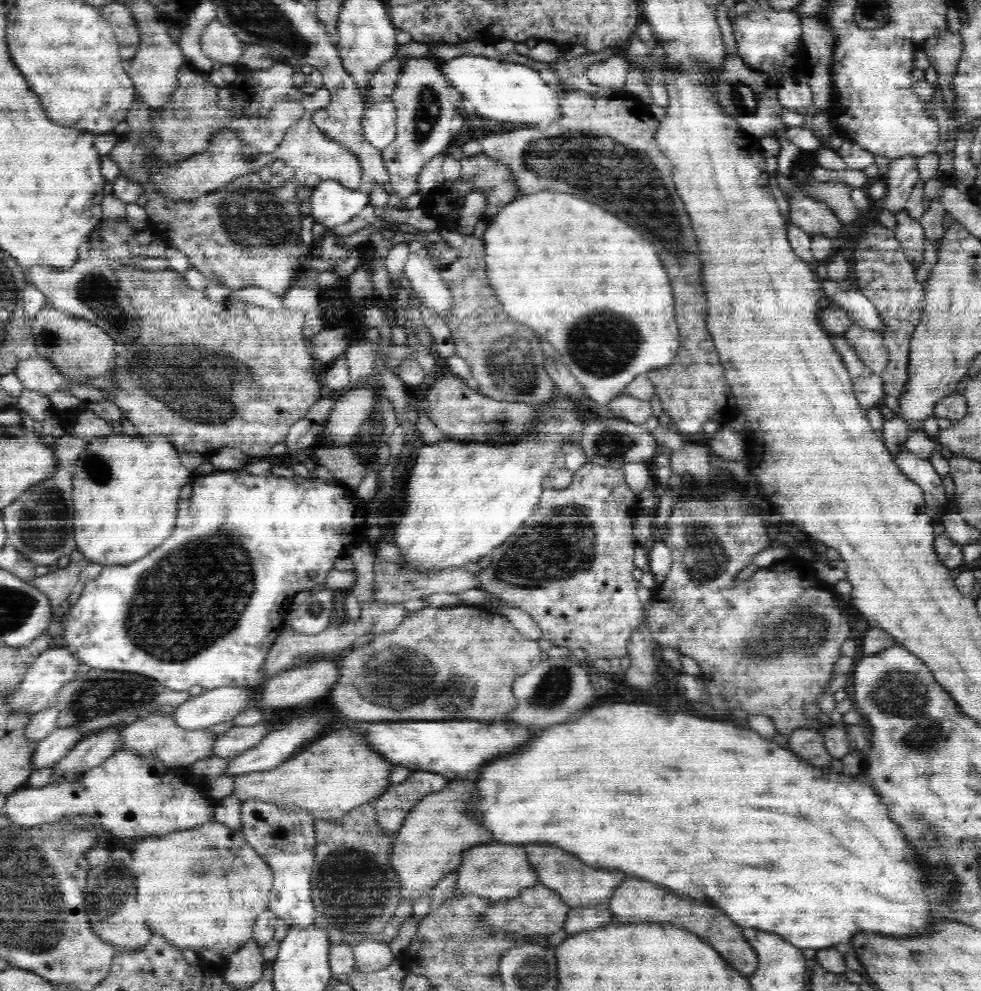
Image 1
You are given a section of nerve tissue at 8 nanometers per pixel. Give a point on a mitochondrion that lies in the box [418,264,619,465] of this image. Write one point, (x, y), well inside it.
(514, 367)

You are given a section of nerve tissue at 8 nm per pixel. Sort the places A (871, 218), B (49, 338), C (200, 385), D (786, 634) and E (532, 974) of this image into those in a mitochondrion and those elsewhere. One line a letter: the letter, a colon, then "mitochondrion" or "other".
A: other
B: mitochondrion
C: mitochondrion
D: mitochondrion
E: mitochondrion

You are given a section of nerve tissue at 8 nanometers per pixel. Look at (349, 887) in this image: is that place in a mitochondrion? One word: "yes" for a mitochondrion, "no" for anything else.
yes

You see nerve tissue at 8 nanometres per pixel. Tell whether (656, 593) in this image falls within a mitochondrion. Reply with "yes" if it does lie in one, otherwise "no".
no

